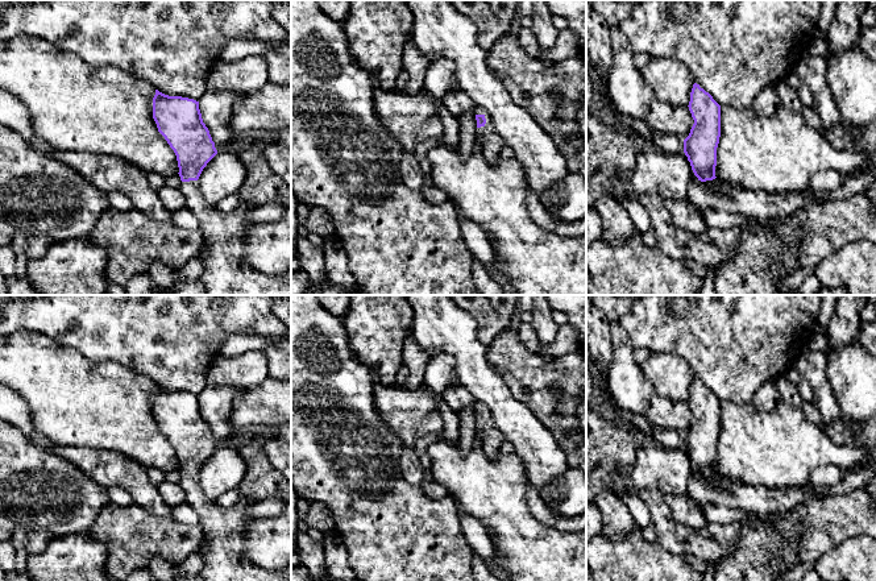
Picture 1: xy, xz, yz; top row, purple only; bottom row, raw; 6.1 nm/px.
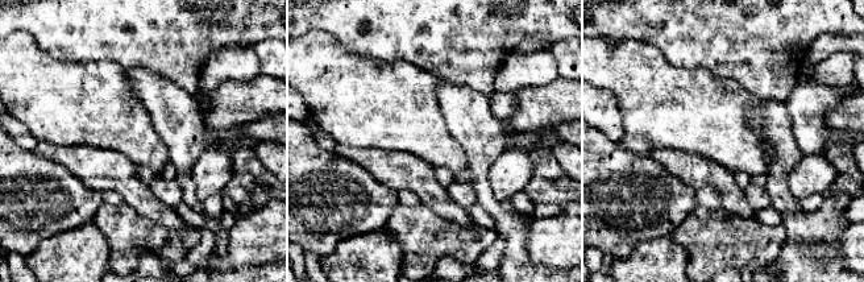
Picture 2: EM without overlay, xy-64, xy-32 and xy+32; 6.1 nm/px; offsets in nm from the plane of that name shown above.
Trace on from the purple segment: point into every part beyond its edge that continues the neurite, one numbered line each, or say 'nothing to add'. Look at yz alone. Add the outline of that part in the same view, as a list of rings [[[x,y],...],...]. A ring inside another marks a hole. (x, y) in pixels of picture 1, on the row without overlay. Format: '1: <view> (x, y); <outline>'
1: yz (719, 482); [[[696,474],[698,478],[703,480],[706,484],[709,484],[713,487],[727,490],[732,487],[736,482],[732,478],[728,477],[701,477]]]

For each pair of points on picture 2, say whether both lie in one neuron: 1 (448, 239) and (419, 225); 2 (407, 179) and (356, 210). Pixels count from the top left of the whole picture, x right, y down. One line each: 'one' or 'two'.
1: one
2: two

